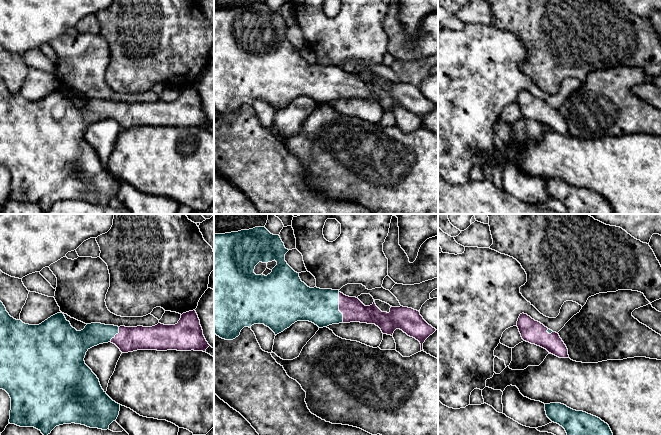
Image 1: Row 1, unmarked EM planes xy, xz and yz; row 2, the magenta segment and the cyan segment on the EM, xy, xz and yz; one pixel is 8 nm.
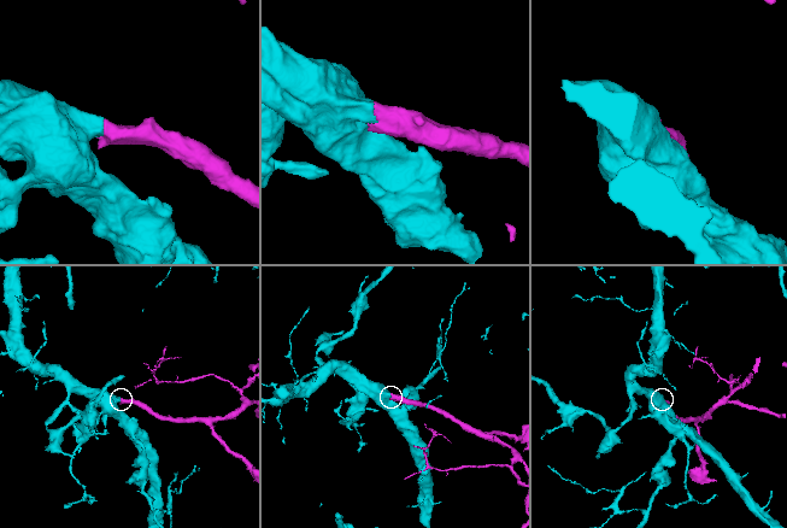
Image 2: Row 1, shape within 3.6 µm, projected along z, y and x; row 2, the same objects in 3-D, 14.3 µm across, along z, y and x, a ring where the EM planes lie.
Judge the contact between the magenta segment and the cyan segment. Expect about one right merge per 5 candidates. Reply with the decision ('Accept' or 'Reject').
Accept

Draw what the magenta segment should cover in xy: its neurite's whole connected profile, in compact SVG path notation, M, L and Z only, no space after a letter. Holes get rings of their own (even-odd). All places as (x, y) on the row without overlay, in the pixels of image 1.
M0 77L0 165L5 166L11 174L10 200L20 203L34 203L47 212L59 201L81 200L90 204L107 206L116 197L120 180L113 177L102 165L99 155L85 140L86 128L99 120L111 118L122 129L137 126L177 126L203 127L210 122L206 117L200 96L195 86L183 89L175 101L158 99L152 103L125 103L101 99L87 100L81 107L73 104L63 89L57 89L39 101L29 101L9 91Z

